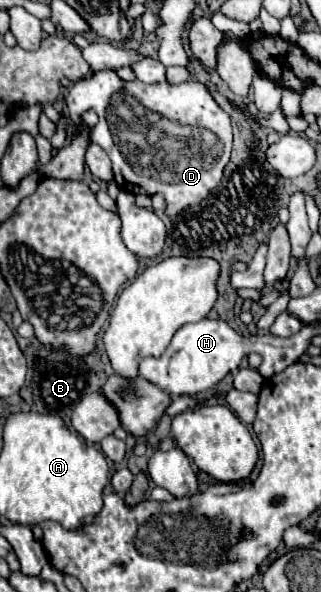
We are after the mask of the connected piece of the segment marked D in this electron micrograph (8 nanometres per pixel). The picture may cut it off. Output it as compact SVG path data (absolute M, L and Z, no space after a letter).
M97 71L87 79L75 81L65 103L71 123L81 129L81 115L93 109L99 115L99 123L89 131L89 141L103 147L103 151L113 161L113 173L119 189L129 193L165 193L167 215L177 215L183 207L191 203L201 203L213 187L219 185L223 169L231 155L231 121L229 115L217 105L207 85L199 81L185 81L179 85L157 83L147 85L141 81L123 81L115 71Z

